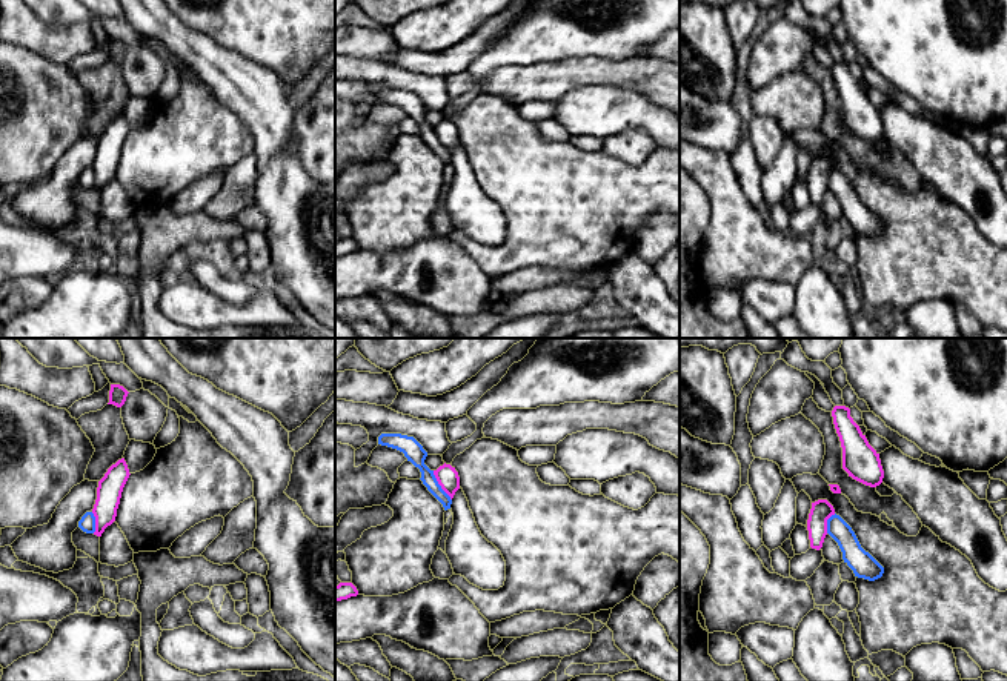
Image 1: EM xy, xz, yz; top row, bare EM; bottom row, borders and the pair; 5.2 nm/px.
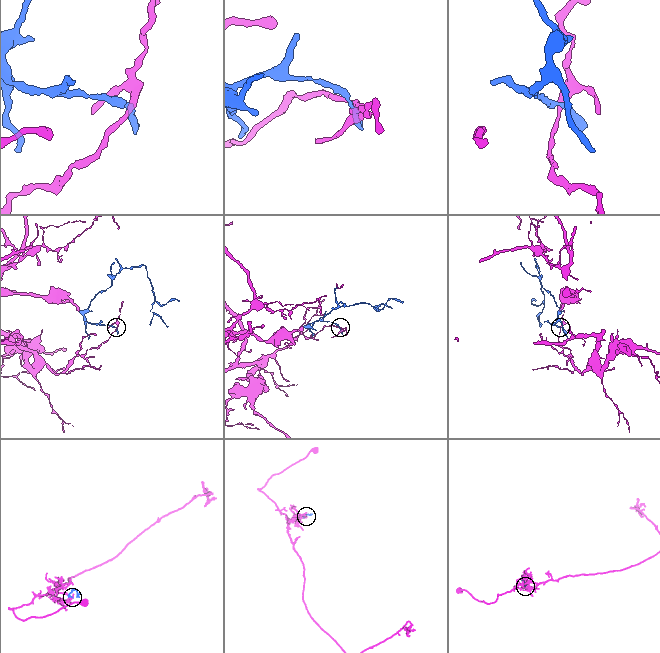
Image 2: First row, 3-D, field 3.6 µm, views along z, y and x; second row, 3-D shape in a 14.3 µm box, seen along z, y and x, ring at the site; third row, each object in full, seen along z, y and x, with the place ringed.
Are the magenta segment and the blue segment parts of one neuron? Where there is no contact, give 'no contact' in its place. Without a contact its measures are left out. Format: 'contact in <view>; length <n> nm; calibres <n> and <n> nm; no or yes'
contact in xz; length 190 nm; calibres 120 and 100 nm; yes

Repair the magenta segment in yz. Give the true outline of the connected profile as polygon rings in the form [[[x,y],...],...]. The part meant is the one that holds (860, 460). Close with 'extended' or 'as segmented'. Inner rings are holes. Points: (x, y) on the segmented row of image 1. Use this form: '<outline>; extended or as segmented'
[[[835,406],[832,417],[842,447],[842,469],[849,477],[866,486],[879,486],[884,478],[879,453],[869,444],[859,426],[850,417],[850,409]]]; as segmented

